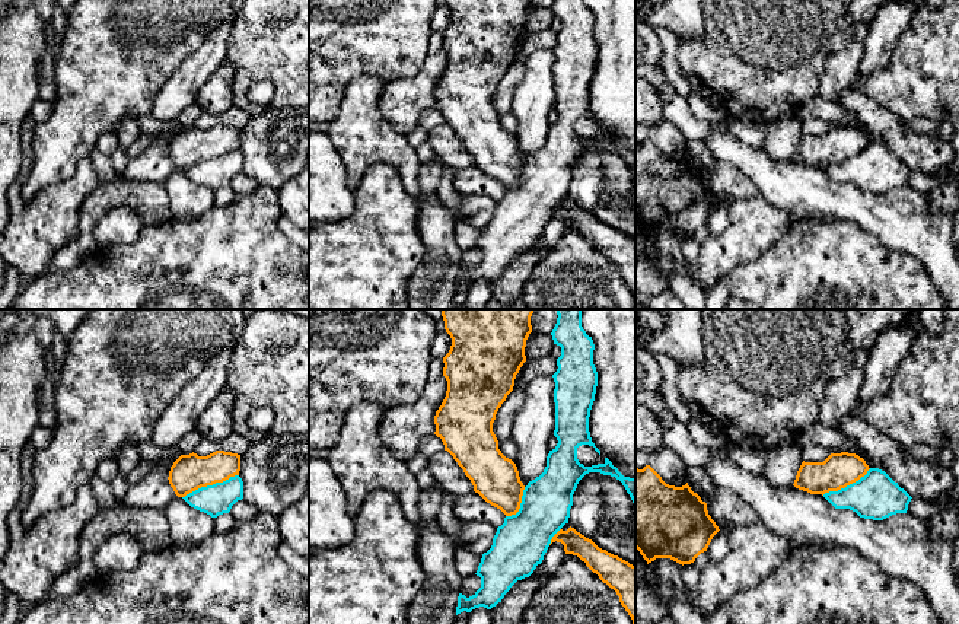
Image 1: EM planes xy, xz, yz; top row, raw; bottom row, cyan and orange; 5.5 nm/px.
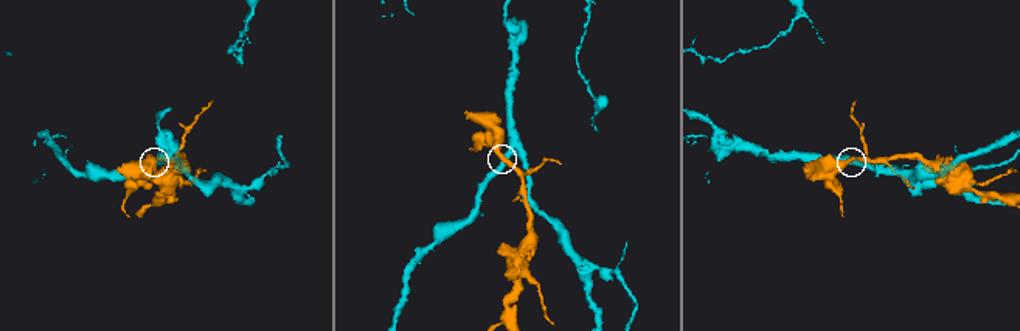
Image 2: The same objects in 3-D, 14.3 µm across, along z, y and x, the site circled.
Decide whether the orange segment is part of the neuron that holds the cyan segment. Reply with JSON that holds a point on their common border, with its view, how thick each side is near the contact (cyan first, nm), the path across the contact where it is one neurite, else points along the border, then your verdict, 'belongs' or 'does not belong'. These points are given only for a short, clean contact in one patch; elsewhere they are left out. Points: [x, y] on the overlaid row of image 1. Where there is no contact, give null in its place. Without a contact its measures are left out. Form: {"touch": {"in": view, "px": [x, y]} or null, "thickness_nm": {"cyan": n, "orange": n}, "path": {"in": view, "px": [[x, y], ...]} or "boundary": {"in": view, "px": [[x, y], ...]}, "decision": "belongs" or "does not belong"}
{"touch": {"in": "xy", "px": [210, 486]}, "thickness_nm": {"cyan": 170, "orange": 200}, "decision": "does not belong"}

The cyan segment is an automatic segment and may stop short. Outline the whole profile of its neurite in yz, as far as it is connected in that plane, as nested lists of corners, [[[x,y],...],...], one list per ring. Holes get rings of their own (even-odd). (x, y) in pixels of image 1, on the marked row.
[[[870,468],[858,481],[823,497],[835,509],[850,509],[860,518],[883,520],[896,513],[907,513],[911,496],[885,471]]]

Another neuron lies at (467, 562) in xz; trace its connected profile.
[[[462,542],[456,545],[455,561],[456,561],[456,572],[459,573],[461,577],[475,574],[481,563],[481,558],[482,555],[474,553]]]

